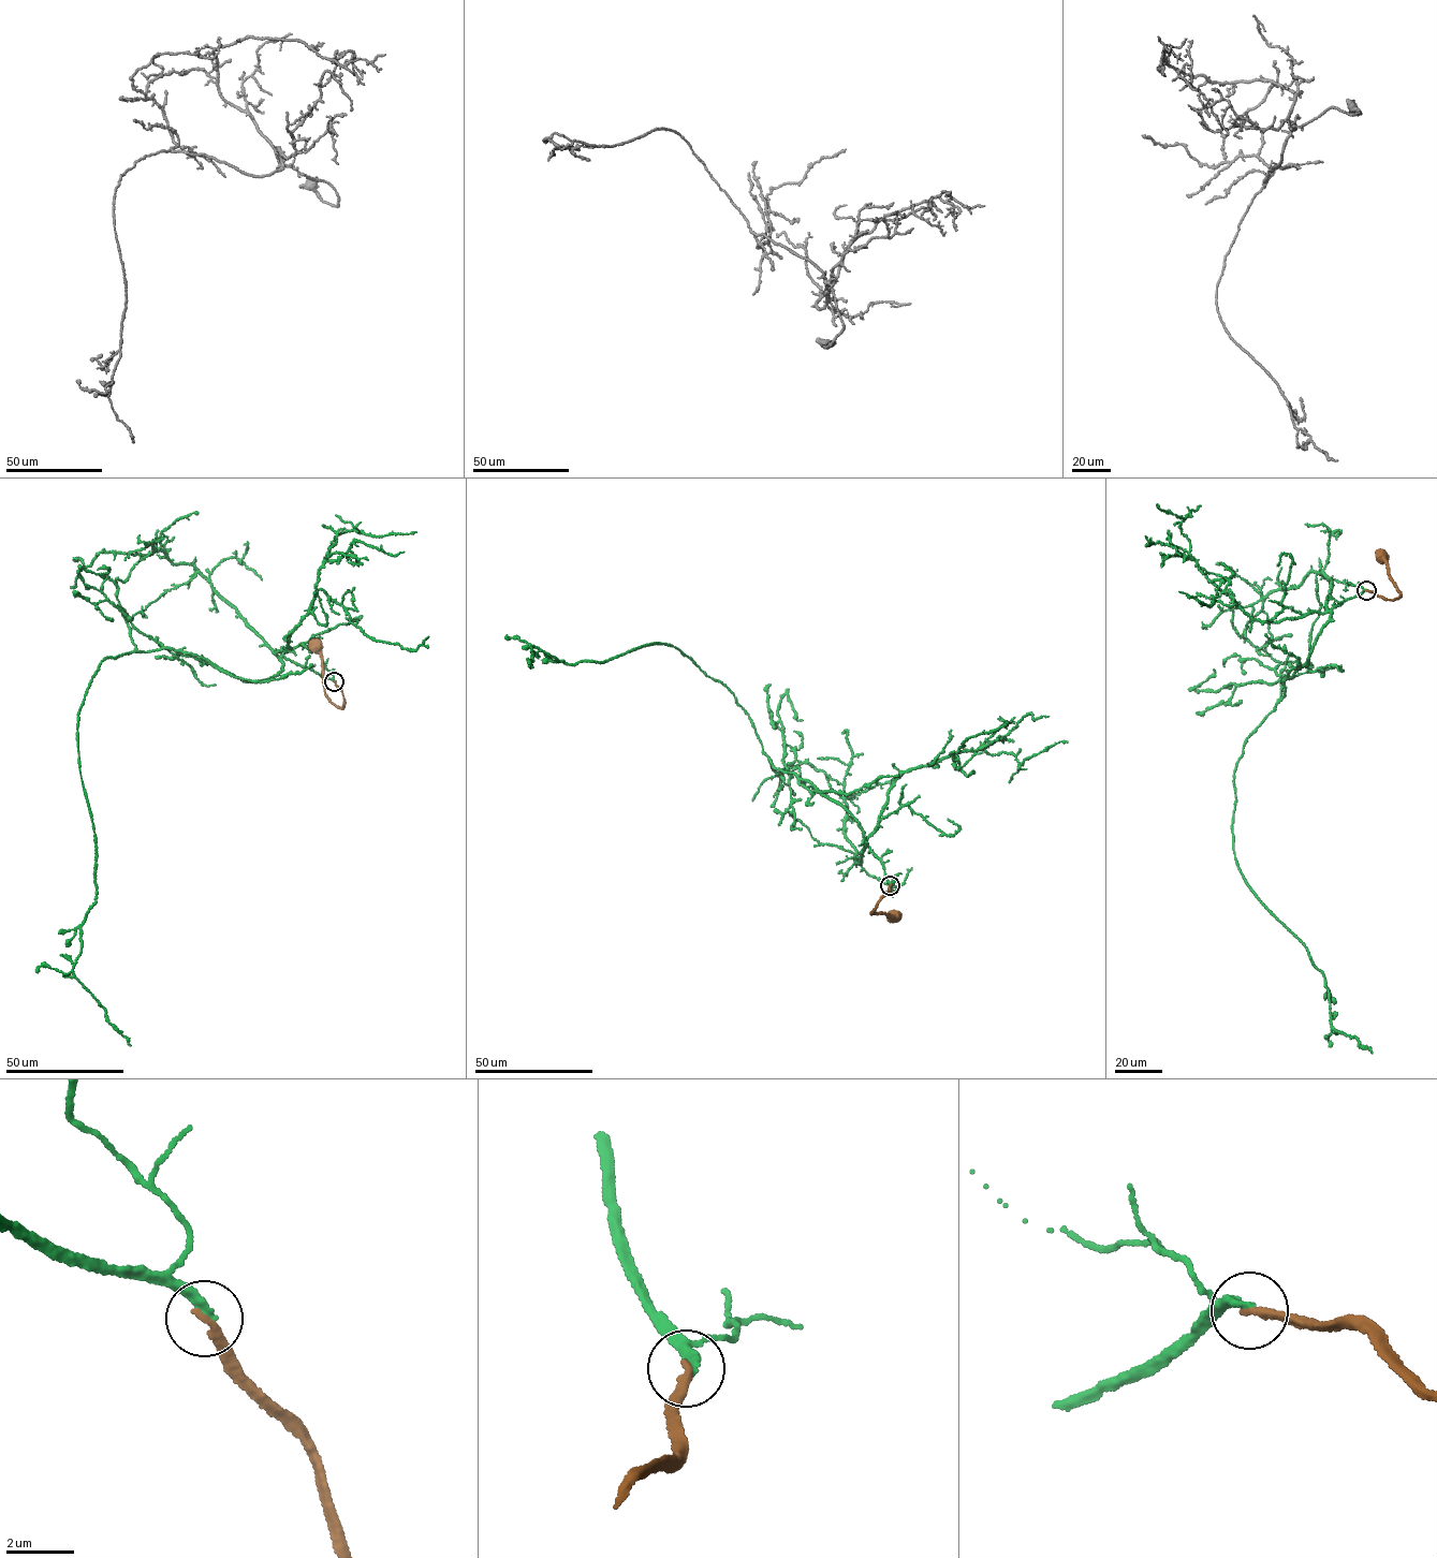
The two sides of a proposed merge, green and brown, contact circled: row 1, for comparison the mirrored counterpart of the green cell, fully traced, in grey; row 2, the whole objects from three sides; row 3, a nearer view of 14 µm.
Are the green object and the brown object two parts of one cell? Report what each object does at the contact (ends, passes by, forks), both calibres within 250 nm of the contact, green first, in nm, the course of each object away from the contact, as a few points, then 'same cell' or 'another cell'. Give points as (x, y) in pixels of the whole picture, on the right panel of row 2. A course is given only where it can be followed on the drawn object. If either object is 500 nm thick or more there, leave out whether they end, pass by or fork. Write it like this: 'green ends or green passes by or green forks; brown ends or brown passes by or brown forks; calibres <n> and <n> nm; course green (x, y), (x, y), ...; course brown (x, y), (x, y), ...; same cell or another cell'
green ends; brown ends; calibres 240 and 260 nm; course green (1366, 590), (1331, 608), (1248, 736), (1232, 825), (1246, 884), (1322, 972), (1332, 1028), (1372, 1053); course brown (1366, 590), (1393, 600), (1401, 596), (1381, 556); another cell

